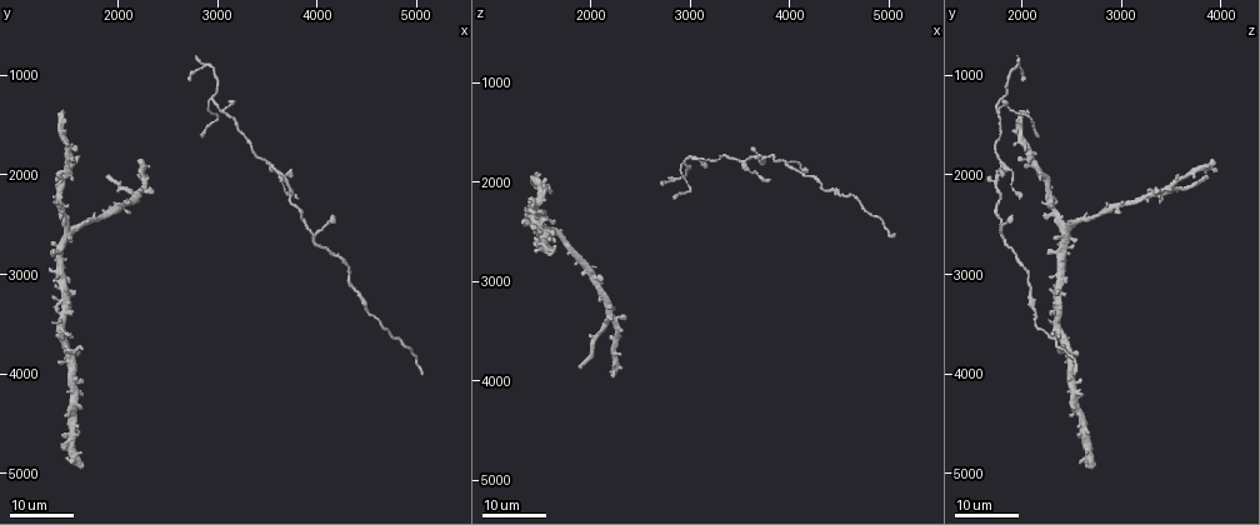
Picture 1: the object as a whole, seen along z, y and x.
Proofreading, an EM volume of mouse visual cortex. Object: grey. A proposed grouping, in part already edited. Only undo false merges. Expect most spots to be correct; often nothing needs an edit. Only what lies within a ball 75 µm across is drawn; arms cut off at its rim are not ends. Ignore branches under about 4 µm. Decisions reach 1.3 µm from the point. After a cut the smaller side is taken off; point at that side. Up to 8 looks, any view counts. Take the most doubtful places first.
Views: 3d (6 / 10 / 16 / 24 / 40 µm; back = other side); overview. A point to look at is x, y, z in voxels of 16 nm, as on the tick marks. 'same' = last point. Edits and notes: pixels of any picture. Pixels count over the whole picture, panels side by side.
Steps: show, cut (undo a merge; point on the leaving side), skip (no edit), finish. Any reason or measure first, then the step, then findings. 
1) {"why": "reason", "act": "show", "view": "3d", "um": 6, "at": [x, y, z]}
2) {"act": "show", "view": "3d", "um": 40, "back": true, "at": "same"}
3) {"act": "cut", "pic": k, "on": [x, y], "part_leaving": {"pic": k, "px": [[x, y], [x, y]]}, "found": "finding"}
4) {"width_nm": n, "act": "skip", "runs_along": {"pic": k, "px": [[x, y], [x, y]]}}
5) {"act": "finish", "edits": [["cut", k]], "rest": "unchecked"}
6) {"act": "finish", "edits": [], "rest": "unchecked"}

{"why": "arms part here", "act": "show", "view": "3d", "um": 24, "at": [2960, 1200, 1800]}

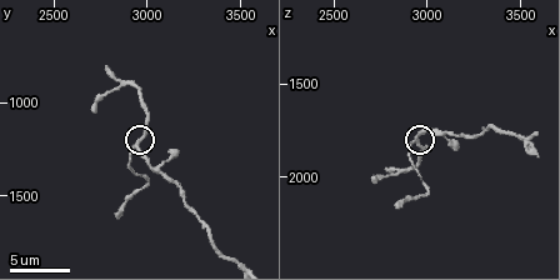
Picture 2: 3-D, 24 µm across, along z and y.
{"why": "zoom in", "act": "show", "view": "3d", "um": 10, "at": [2940, 1220, 1800]}

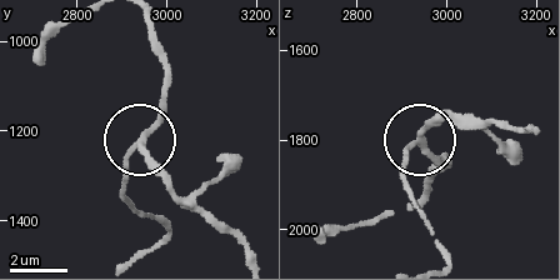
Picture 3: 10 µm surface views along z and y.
{"act": "skip", "found": "continuous, no second neuron"}

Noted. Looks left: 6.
{"why": "three arms meet", "act": "show", "view": "3d", "um": 24, "at": [4000, 2620, 1800]}

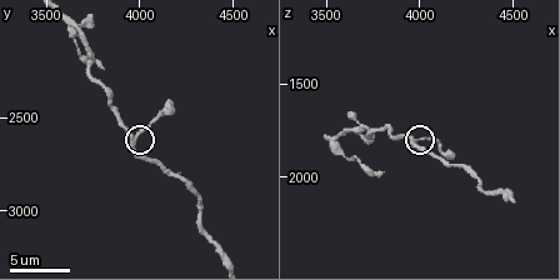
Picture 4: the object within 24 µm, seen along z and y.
{"act": "show", "view": "3d", "um": 10, "at": [3980, 2600, 1800]}

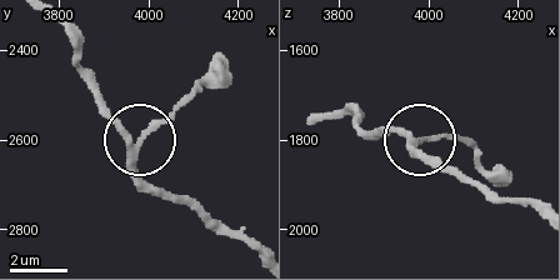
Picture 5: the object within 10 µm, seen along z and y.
{"why": "zoom in", "act": "show", "view": "3d", "um": 6, "at": [3985, 2600, 1795]}

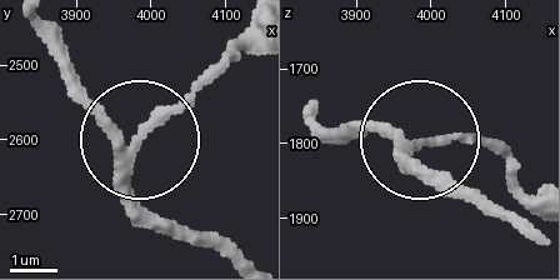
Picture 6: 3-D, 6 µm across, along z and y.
{"arms": 3, "act": "skip", "found": "continuous, no second neuron"}

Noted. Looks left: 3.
{"act": "show", "view": "3d", "um": 16, "at": [1560, 1880, 2080]}

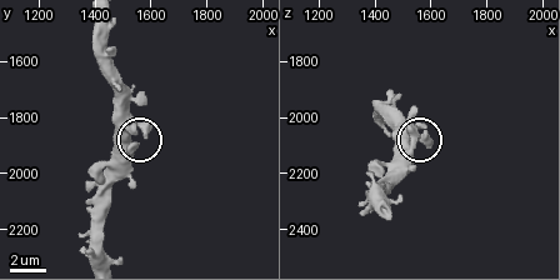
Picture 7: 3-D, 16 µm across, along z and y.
{"act": "show", "view": "3d", "um": 10, "at": [1580, 1870, 2060]}

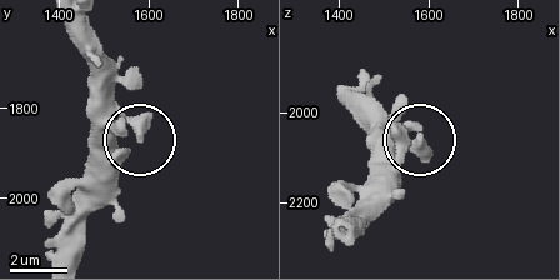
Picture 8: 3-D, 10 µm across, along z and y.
{"arms": 3, "act": "skip", "found": "continuous, no second neuron"}

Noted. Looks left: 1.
{"act": "finish", "edits": [], "rest": "unchecked"}

